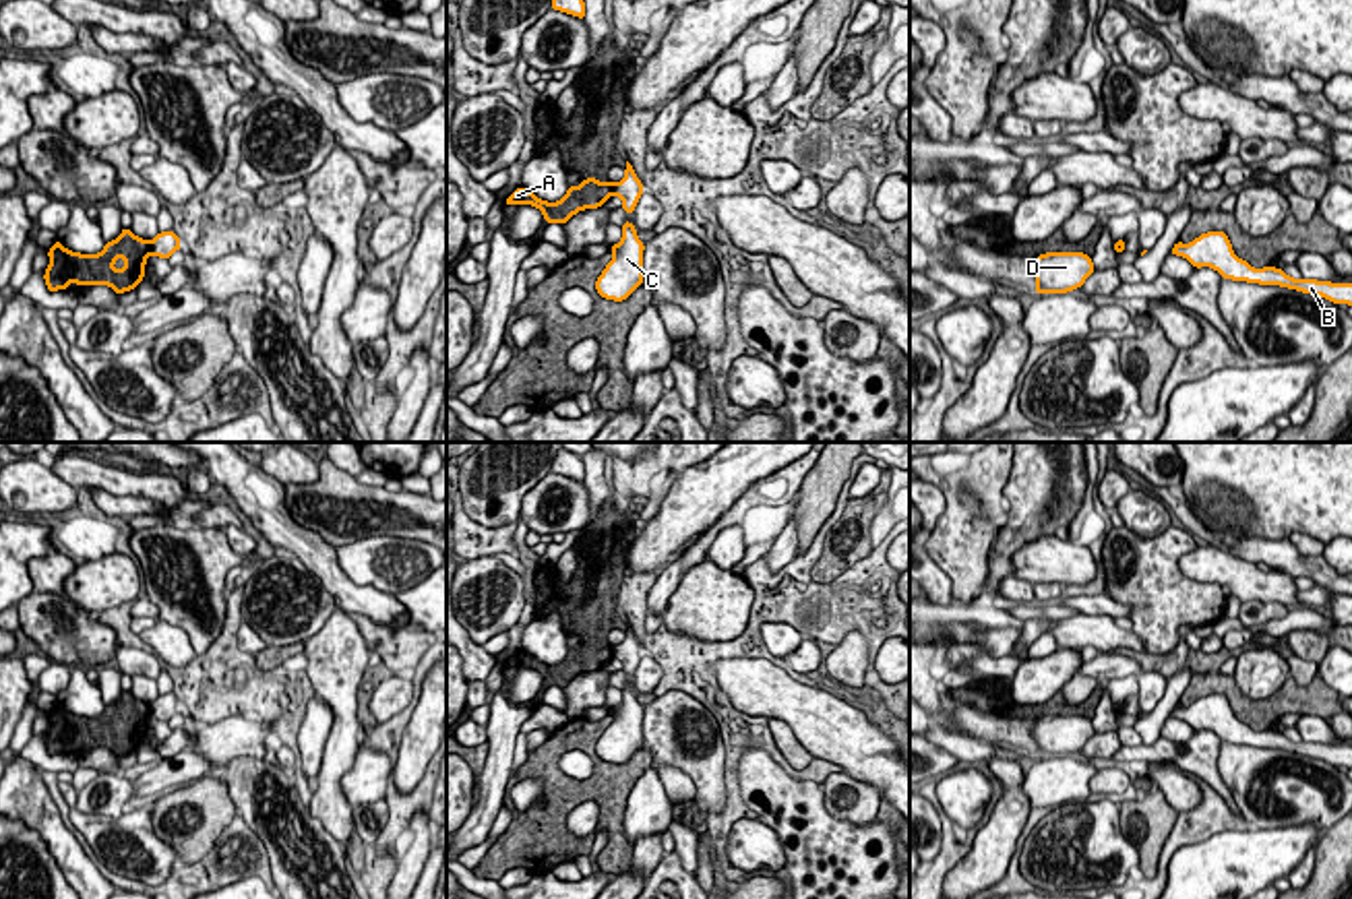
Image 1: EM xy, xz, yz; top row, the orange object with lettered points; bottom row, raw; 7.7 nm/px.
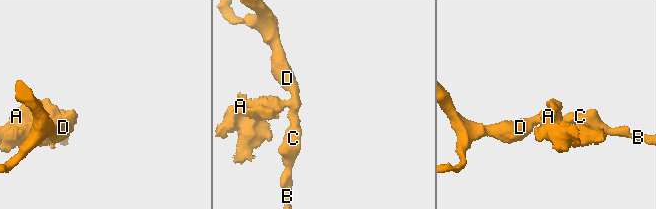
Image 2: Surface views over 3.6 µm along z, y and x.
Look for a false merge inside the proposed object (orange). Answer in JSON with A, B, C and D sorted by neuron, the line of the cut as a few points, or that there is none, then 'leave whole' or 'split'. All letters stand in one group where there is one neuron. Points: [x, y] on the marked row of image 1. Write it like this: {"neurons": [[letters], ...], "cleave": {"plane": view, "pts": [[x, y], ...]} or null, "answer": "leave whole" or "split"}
{"neurons": [["A"], ["B", "C", "D"]], "cleave": {"plane": "xy", "pts": [[147, 242], [151, 253]]}, "answer": "split"}

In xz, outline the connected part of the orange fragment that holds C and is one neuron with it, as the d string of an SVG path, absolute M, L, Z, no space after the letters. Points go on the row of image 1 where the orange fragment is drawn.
M624 221L622 240L610 248L614 258L595 281L602 298L622 302L643 285L643 250L645 244L637 238L635 225Z

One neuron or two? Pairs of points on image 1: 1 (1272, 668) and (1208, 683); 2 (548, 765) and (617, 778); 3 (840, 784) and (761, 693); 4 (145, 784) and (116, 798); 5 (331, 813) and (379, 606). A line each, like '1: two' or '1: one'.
1: two
2: one
3: two
4: two
5: two

